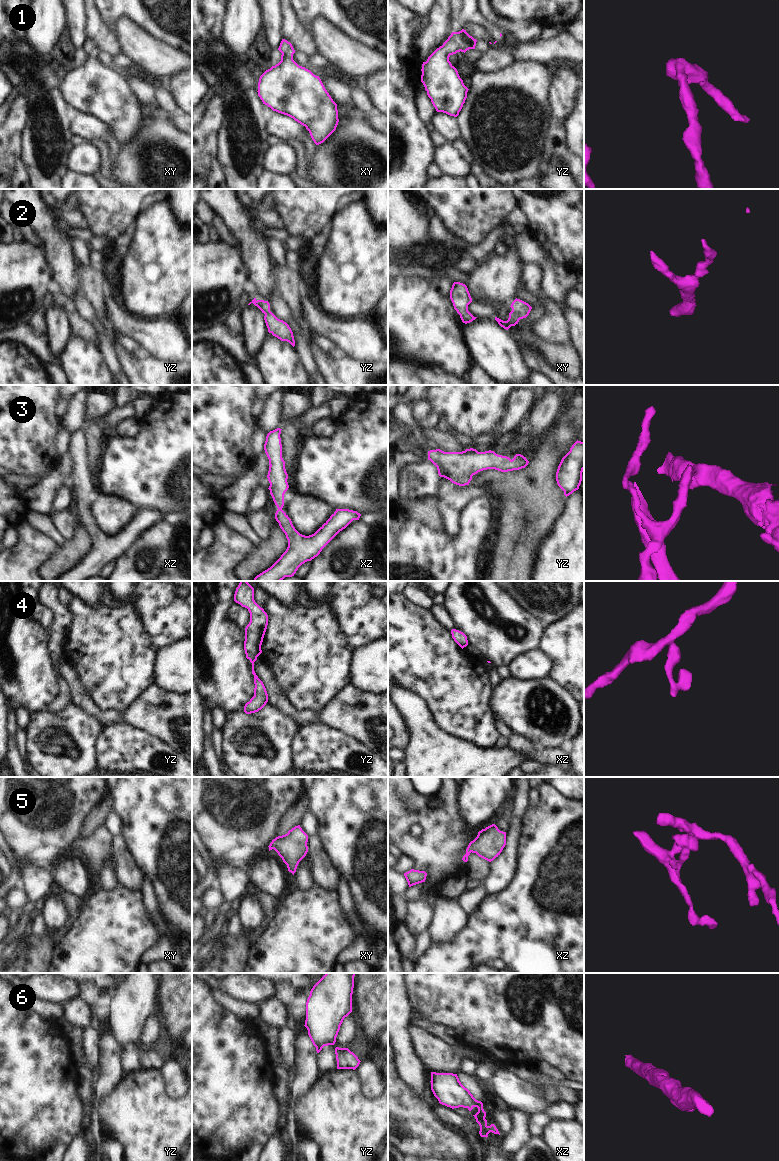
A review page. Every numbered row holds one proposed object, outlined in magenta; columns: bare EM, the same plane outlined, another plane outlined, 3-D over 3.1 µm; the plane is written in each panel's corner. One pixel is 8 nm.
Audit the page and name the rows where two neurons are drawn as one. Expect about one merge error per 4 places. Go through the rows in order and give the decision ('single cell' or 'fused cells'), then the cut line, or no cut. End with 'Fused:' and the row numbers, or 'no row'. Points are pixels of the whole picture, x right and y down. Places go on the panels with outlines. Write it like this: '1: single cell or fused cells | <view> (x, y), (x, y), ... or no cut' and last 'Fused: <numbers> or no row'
1: single cell | no cut
2: single cell | no cut
3: single cell | no cut
4: single cell | no cut
5: single cell | no cut
6: fused cells | xz (474, 1098), (475, 1106)
Fused: 6

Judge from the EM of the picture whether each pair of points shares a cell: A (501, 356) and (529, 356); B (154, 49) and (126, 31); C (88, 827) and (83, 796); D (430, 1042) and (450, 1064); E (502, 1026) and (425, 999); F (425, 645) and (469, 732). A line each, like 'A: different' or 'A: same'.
A: different
B: same
C: different
D: same
E: same
F: same

